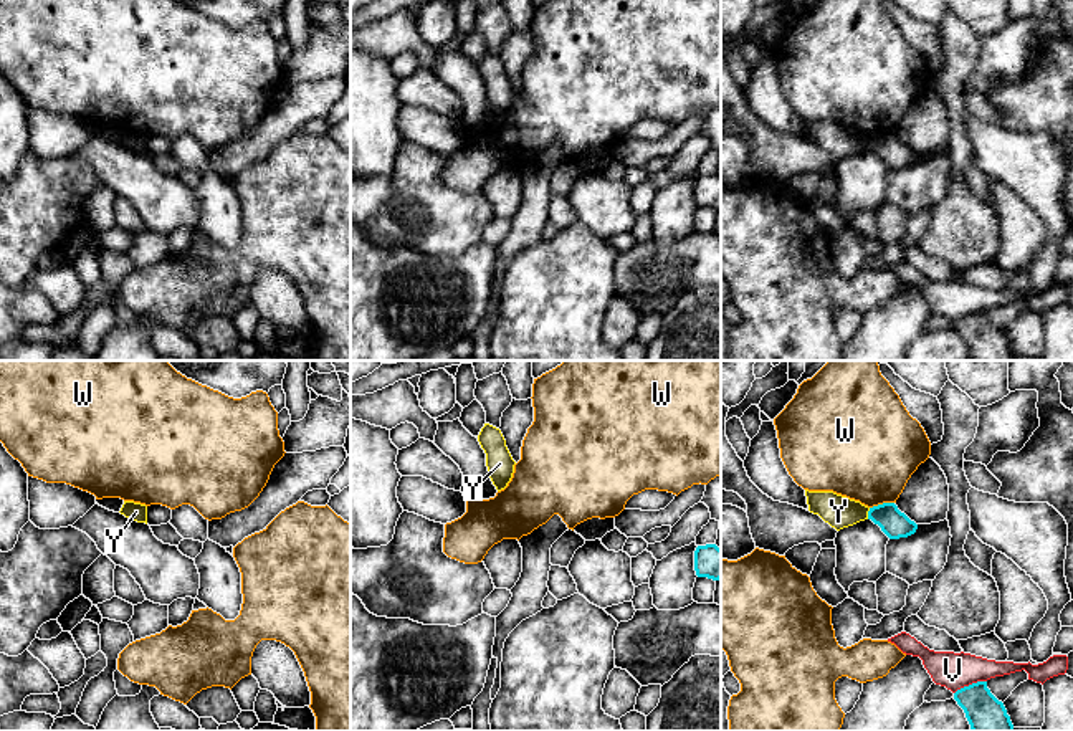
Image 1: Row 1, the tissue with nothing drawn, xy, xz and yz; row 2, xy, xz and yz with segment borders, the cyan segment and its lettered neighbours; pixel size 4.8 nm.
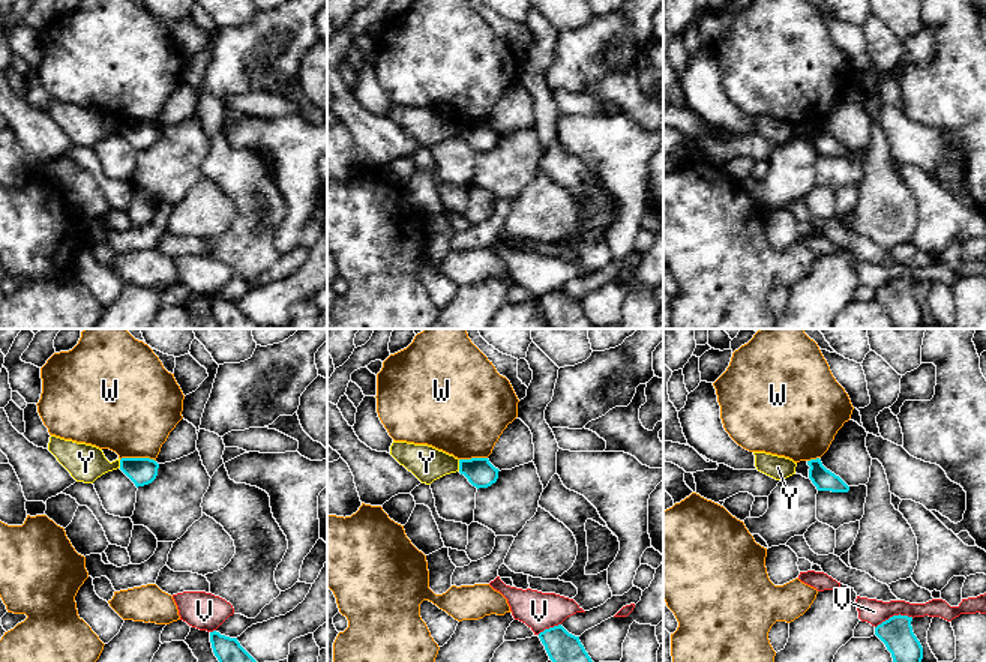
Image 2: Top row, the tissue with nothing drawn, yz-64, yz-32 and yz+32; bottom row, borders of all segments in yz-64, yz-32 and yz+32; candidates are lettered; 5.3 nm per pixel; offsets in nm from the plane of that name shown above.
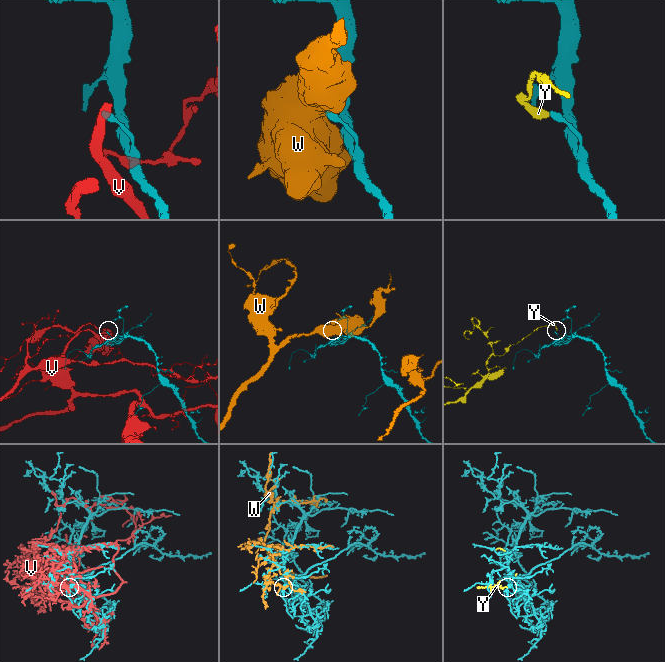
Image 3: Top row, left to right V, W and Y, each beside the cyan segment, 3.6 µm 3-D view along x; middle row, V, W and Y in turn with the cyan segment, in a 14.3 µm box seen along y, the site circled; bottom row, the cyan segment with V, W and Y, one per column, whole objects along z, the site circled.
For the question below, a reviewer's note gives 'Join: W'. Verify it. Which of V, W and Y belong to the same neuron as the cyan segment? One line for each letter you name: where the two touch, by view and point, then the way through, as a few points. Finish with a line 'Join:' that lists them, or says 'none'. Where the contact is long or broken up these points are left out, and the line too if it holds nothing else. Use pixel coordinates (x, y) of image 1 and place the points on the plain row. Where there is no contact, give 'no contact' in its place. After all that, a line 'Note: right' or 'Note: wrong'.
Join: none
Note: wrong

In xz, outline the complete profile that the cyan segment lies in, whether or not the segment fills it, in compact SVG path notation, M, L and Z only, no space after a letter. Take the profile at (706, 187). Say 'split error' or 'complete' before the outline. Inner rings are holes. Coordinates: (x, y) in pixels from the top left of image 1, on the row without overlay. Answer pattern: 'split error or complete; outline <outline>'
complete; outline M716 174L698 175L694 180L694 200L698 207L721 208L721 179Z

